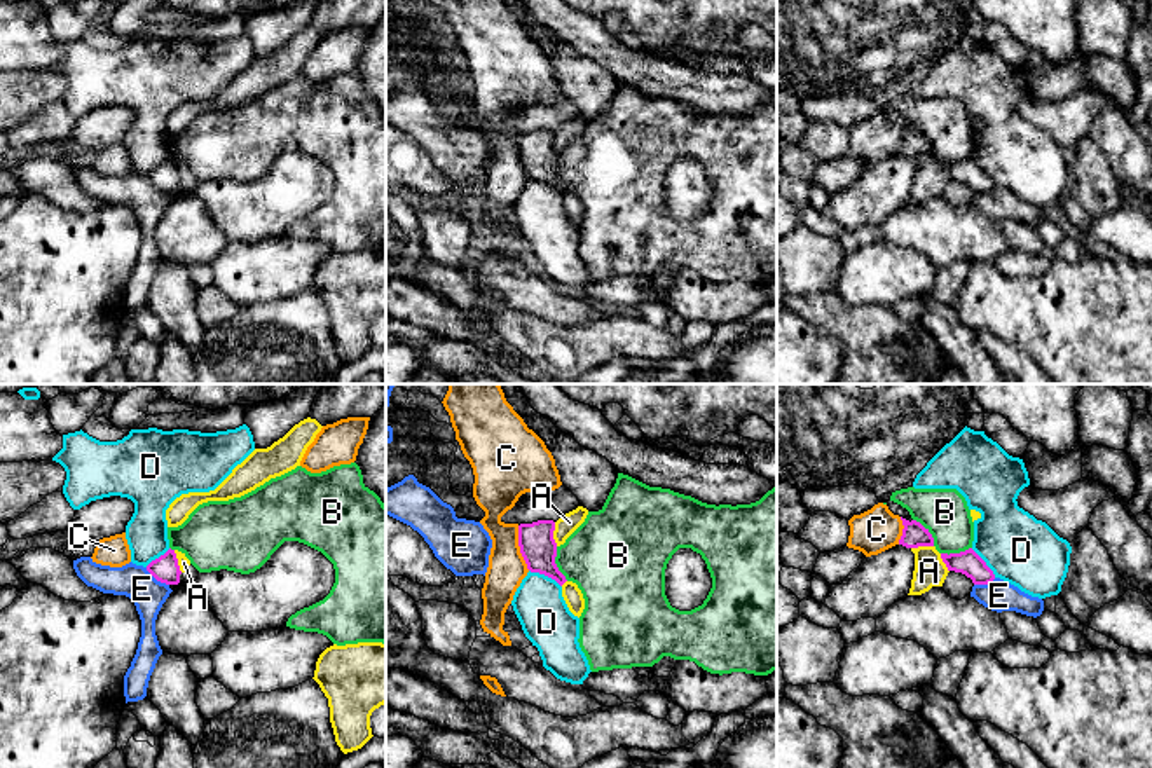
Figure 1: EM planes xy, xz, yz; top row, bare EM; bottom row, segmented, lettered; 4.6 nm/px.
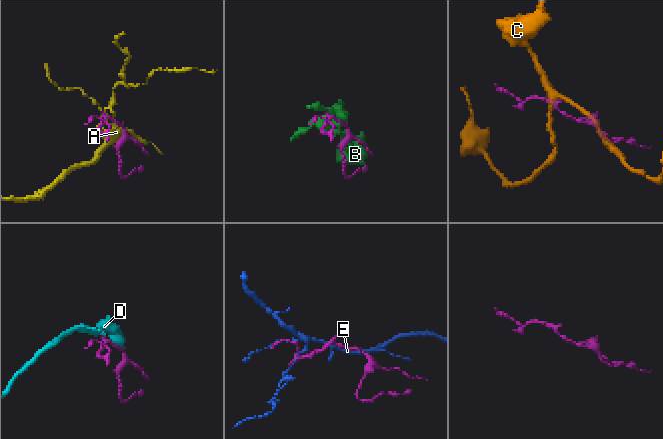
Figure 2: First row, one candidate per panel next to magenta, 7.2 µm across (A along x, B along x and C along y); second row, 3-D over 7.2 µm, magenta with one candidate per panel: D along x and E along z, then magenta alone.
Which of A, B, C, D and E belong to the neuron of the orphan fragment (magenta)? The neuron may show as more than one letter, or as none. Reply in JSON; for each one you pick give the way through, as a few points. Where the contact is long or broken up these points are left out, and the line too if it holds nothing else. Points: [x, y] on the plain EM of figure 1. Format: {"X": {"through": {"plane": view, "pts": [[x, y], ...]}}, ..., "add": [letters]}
{"add": []}

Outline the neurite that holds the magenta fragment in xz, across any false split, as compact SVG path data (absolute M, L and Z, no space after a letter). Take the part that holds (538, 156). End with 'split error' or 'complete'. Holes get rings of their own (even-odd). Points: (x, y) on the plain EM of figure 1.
M553 129L520 133L518 155L531 182L545 183L562 195L567 189L555 173L557 152L553 148L553 140Z; complete

